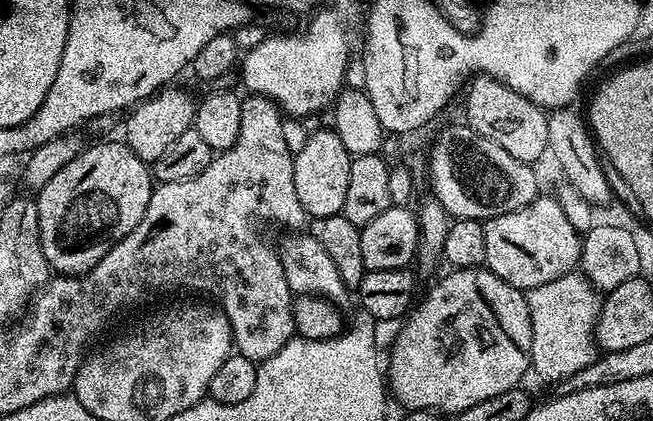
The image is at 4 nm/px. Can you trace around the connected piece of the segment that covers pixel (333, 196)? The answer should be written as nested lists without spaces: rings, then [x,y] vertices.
[[[334,130],[316,132],[294,152],[292,177],[294,190],[298,190],[298,202],[302,202],[309,217],[339,216],[344,211],[346,185],[350,179],[353,155],[342,146],[342,138]]]

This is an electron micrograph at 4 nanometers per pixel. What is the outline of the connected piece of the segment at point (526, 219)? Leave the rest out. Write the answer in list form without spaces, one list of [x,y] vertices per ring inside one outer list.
[[[537,195],[518,210],[483,221],[483,226],[486,236],[484,264],[489,272],[510,286],[521,290],[546,286],[546,282],[562,278],[579,265],[581,233],[574,230],[555,195]]]

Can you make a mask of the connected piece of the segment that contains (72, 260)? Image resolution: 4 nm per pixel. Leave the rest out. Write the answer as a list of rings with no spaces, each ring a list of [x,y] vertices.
[[[108,140],[105,144],[96,144],[93,148],[85,147],[46,186],[40,189],[35,197],[40,223],[40,245],[46,254],[49,269],[60,274],[83,274],[91,270],[119,240],[126,238],[138,222],[142,222],[142,214],[146,214],[146,206],[152,197],[154,176],[149,165],[134,154],[123,142]]]

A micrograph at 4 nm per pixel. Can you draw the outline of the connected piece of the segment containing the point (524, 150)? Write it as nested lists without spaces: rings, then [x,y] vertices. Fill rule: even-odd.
[[[477,75],[467,85],[468,97],[464,100],[464,112],[468,127],[474,129],[482,138],[490,138],[494,146],[502,146],[510,158],[523,164],[535,165],[536,160],[548,152],[548,116],[545,109],[538,107],[530,98],[510,90],[493,76]]]

